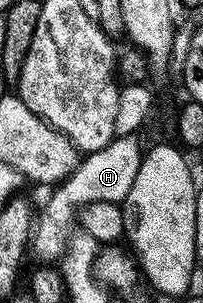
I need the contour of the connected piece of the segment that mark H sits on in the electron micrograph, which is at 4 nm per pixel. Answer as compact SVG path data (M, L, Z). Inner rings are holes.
M124 135L115 139L107 149L99 154L86 156L72 176L54 188L54 193L45 207L45 216L40 216L31 240L32 254L37 254L42 264L53 265L56 259L64 258L71 241L69 222L84 209L96 203L124 204L135 180L142 168L145 147L141 145L140 136Z

